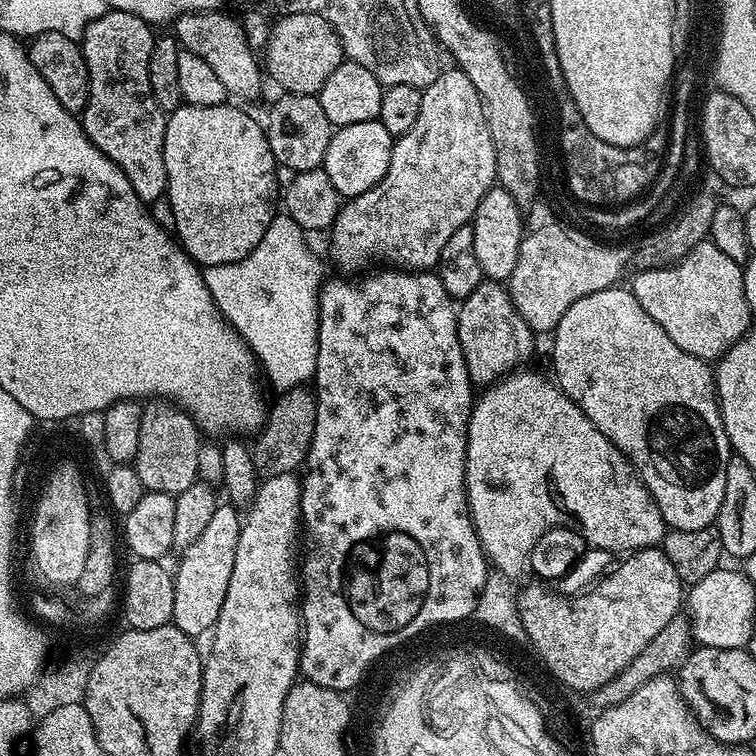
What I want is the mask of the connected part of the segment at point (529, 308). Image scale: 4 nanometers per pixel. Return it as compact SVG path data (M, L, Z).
M553 222L550 226L531 229L525 235L519 246L518 262L508 279L508 289L515 308L533 333L551 333L579 298L615 287L631 260L630 248L598 242Z

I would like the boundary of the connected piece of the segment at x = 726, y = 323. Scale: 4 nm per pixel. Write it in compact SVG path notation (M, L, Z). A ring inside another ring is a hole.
M711 239L704 240L690 254L666 268L645 268L630 281L632 293L642 302L642 310L686 350L705 362L719 361L747 334L754 314L748 309L744 270L734 258L722 254Z

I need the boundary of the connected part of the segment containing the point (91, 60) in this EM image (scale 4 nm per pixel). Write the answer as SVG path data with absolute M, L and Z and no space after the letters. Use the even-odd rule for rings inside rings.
M108 10L104 16L90 21L82 37L84 61L88 71L88 101L82 113L84 134L110 162L114 162L130 178L130 186L145 202L161 199L168 191L168 175L164 161L164 126L166 113L159 108L151 92L150 56L154 41L154 28L148 21L129 12Z

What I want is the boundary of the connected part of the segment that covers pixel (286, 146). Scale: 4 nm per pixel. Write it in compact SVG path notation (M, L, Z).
M284 92L273 102L272 109L268 112L266 131L277 165L281 169L289 168L289 173L295 174L323 165L334 126L326 118L326 110L322 110L316 96Z

